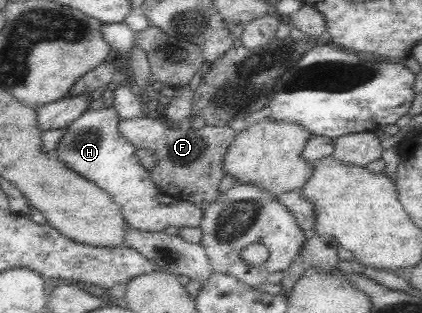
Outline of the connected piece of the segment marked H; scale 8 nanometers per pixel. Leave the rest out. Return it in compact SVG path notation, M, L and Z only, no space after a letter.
M101 107L99 110L87 109L82 112L69 126L66 126L53 153L56 159L65 168L74 170L79 177L95 184L101 190L111 195L113 202L121 207L121 213L125 215L130 228L141 231L162 231L166 226L175 227L197 227L202 219L203 208L195 206L186 199L177 199L172 204L164 205L155 201L159 193L158 187L151 181L150 173L145 170L135 158L134 145L126 138L123 138L117 130L120 118L117 112L109 108Z

